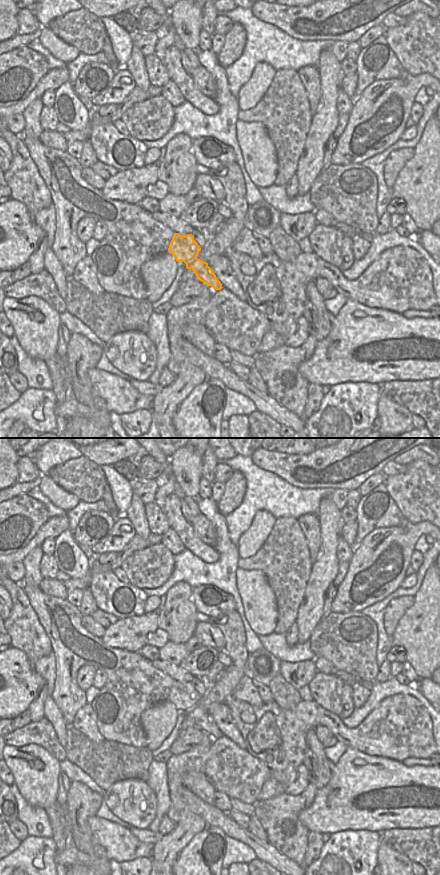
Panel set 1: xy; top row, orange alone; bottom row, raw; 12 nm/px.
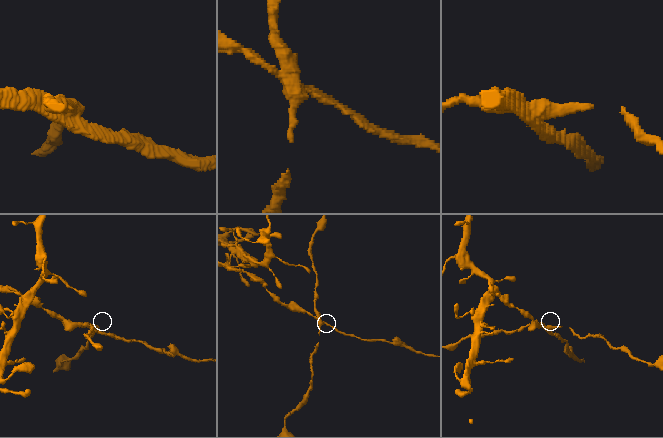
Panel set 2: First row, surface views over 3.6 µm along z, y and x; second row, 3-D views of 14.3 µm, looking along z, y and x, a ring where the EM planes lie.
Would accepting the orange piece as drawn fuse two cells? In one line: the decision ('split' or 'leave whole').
split

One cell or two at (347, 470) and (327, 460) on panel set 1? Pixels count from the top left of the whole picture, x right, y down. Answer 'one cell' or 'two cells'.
one cell

